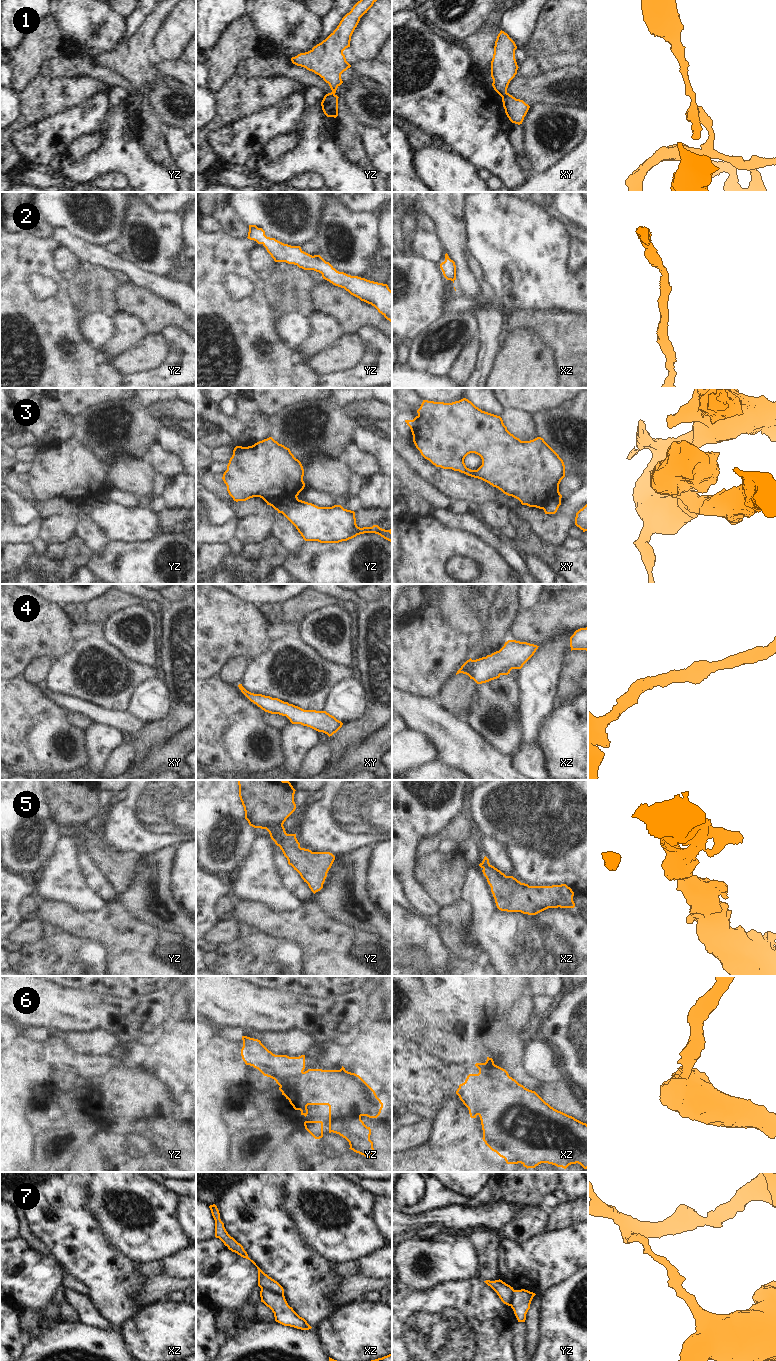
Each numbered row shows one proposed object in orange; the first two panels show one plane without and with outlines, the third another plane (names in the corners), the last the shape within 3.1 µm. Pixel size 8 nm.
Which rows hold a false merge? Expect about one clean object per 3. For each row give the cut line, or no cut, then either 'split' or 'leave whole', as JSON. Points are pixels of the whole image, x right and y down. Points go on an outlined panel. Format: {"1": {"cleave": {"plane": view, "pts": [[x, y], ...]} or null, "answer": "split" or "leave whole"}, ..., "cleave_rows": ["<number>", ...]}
{"1": {"cleave": {"plane": "xy", "pts": [[507, 93], [502, 97]]}, "answer": "split"}, "2": {"cleave": null, "answer": "leave whole"}, "3": {"cleave": {"plane": "yz", "pts": [[296, 495], [286, 497], [280, 503], [277, 510]]}, "answer": "split"}, "4": {"cleave": null, "answer": "leave whole"}, "5": {"cleave": null, "answer": "leave whole"}, "6": {"cleave": {"plane": "yz", "pts": [[303, 1072], [298, 1076], [289, 1077], [280, 1086]]}, "answer": "split"}, "7": {"cleave": {"plane": "xz", "pts": [[261, 1288], [268, 1289], [284, 1297]]}, "answer": "split"}, "cleave_rows": ["1", "3", "6", "7"]}

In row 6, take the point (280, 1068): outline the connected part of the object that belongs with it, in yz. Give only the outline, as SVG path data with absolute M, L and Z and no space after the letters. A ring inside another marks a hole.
M242 1036L241 1056L246 1065L258 1069L281 1086L289 1078L299 1077L305 1069L305 1055L289 1057L275 1055L258 1039Z

